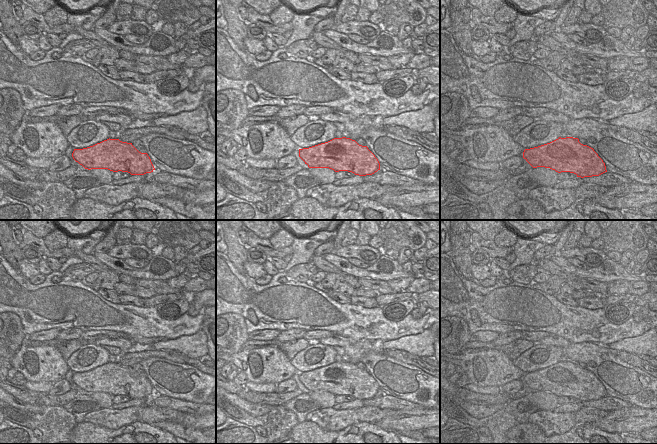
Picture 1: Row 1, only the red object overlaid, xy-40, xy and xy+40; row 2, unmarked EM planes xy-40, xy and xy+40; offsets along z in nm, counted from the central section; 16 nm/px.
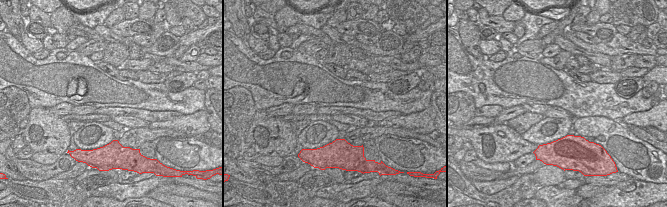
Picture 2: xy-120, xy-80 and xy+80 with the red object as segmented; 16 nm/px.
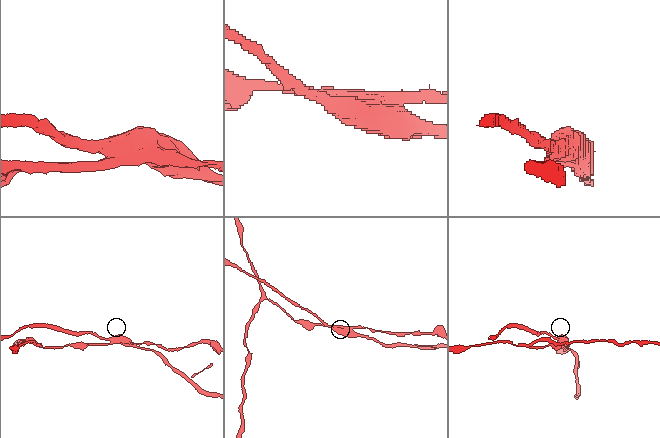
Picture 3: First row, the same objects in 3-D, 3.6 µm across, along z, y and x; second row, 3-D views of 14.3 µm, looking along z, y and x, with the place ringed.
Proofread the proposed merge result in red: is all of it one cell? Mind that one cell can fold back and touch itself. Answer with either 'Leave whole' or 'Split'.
Split.

